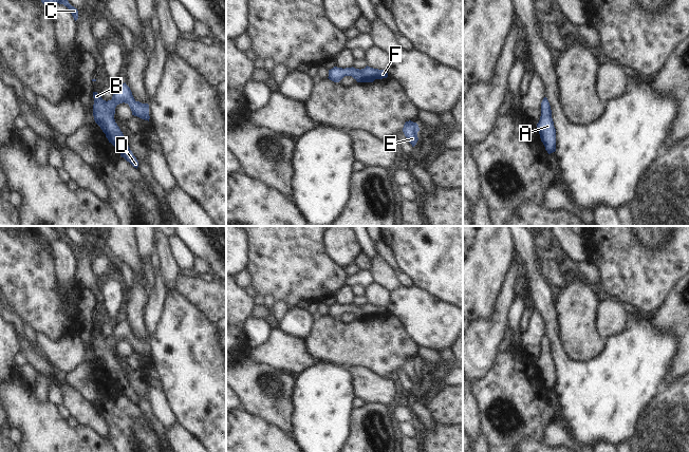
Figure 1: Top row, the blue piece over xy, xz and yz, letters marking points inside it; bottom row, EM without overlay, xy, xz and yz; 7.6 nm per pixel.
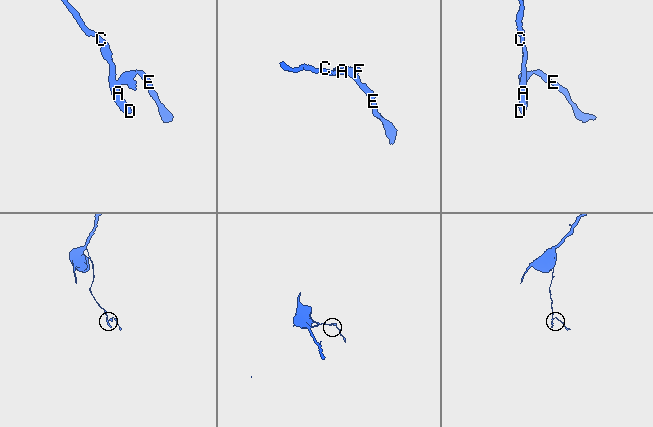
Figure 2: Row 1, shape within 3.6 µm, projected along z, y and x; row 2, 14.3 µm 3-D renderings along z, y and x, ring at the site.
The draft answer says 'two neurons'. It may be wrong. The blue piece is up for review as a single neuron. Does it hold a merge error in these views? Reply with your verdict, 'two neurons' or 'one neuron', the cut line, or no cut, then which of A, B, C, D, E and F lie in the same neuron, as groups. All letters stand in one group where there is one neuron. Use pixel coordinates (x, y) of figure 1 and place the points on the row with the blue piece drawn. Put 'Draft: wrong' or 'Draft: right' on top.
Draft: wrong
one neuron; no cut; A B C D E F

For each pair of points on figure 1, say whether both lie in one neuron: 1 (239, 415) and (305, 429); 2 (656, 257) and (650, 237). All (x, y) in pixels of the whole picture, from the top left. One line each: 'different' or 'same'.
1: different
2: different

